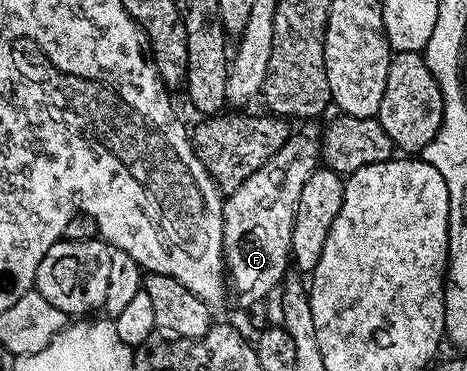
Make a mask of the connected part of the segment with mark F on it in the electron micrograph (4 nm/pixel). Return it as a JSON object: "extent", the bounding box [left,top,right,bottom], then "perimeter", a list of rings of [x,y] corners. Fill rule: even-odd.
{"extent":[223,125,321,307],"perimeter":[[[307,125],[303,135],[292,134],[285,141],[285,145],[273,156],[271,161],[253,177],[241,181],[235,191],[230,192],[223,201],[223,262],[225,275],[229,280],[229,287],[239,294],[239,303],[247,307],[250,303],[262,304],[271,291],[276,290],[283,283],[288,274],[291,258],[291,238],[293,237],[293,221],[297,201],[301,197],[301,185],[309,181],[309,173],[313,173],[321,163],[320,128]]]}

